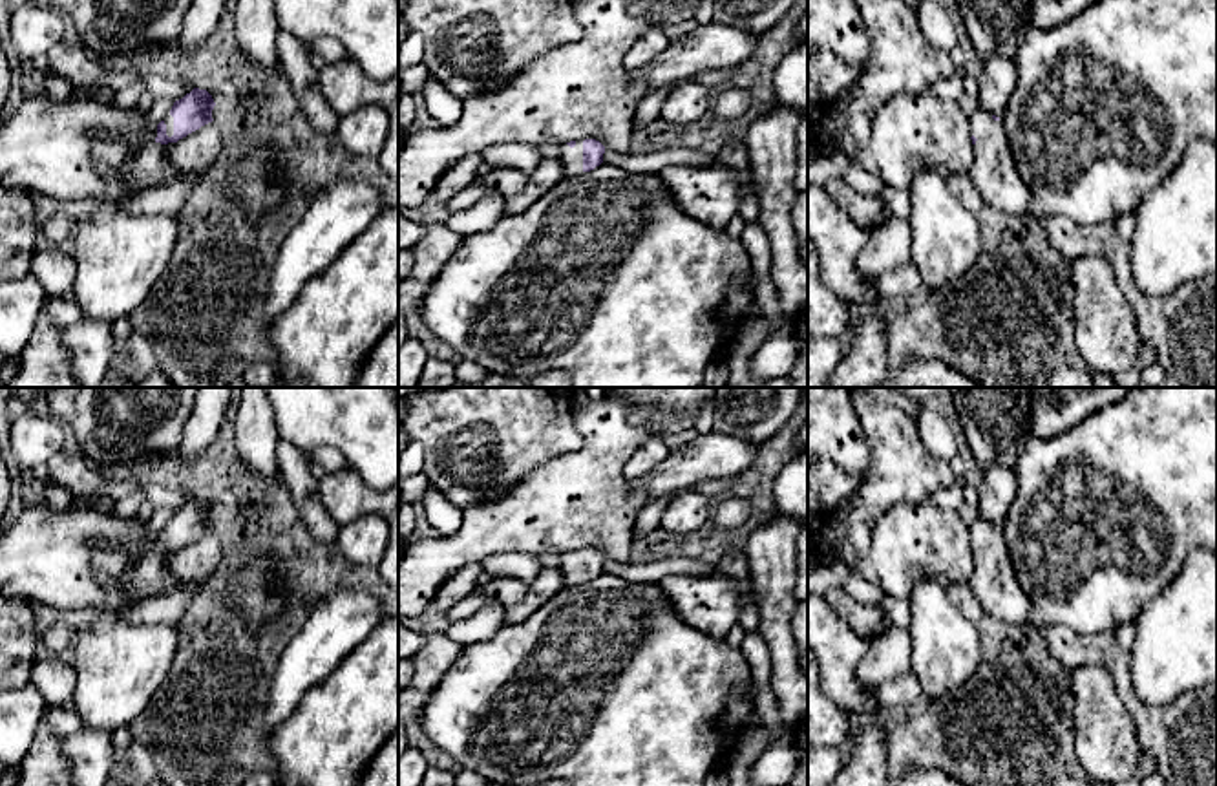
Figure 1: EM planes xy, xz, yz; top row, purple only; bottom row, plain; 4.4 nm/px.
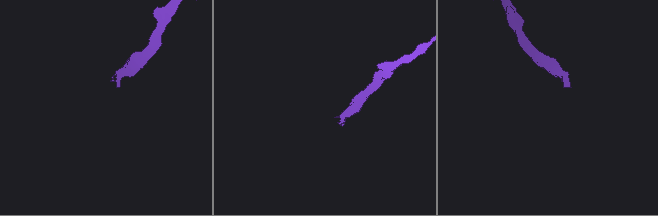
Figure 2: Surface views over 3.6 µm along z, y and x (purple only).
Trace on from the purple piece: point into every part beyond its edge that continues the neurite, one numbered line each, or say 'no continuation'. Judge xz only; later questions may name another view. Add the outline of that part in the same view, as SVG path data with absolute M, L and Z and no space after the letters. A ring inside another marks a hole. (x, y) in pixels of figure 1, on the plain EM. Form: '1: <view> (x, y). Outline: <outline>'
1: xz (571, 567). Outline: M576 550L576 556L561 554L557 570L563 574L565 587L576 587L583 583L583 550Z

